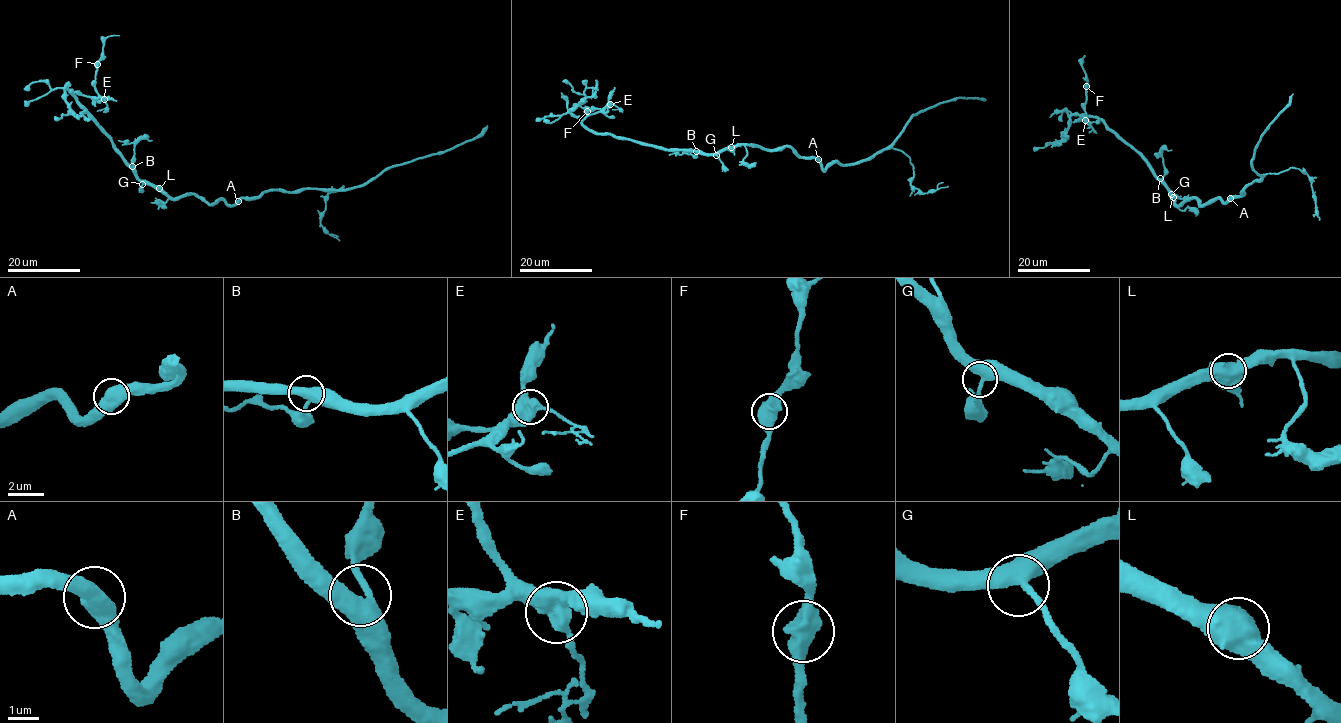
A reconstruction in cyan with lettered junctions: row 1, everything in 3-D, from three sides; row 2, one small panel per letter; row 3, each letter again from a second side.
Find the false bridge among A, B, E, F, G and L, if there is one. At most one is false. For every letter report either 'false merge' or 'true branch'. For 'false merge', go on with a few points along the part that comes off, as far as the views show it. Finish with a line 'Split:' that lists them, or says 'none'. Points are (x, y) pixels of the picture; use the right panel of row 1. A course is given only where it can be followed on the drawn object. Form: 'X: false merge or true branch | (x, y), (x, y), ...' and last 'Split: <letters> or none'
A: true branch
B: true branch
E: true branch
F: true branch
G: true branch
L: true branch
Split: none

